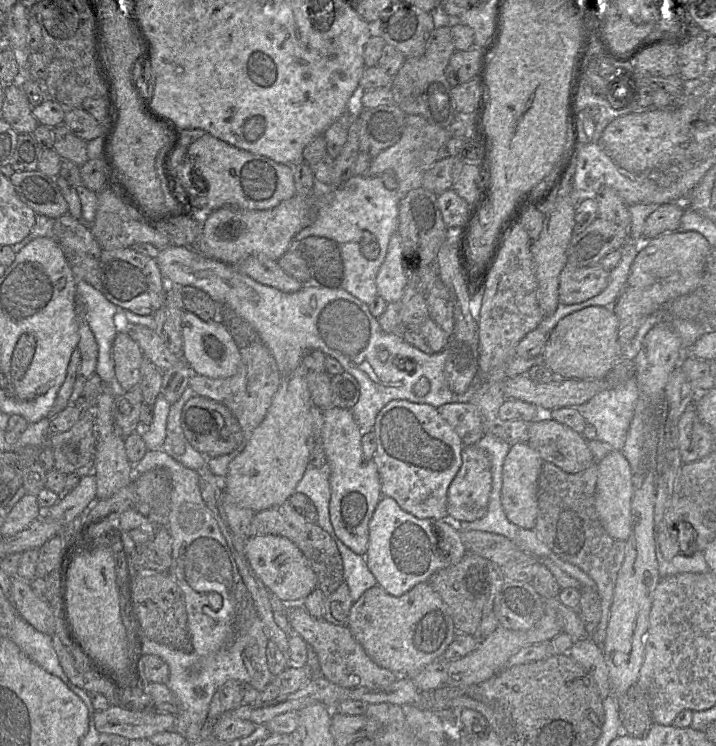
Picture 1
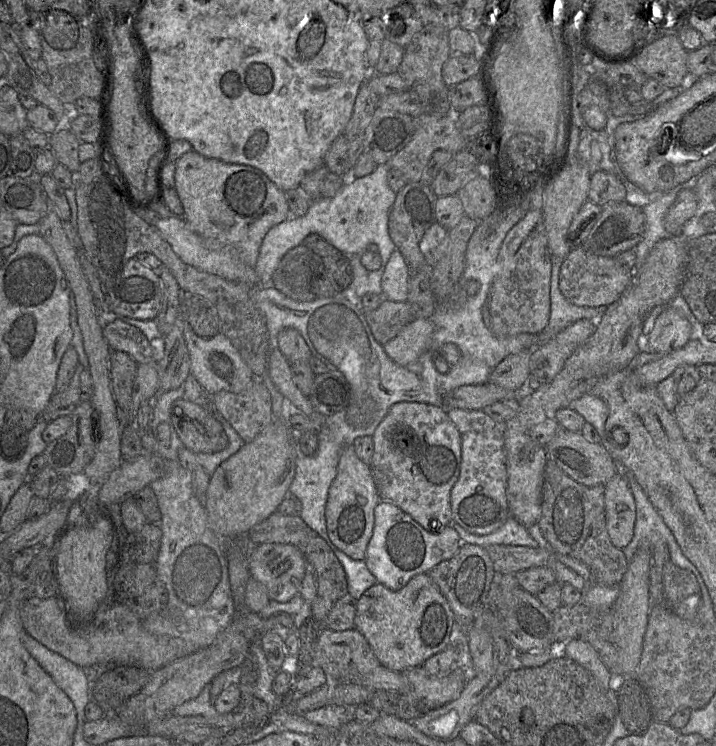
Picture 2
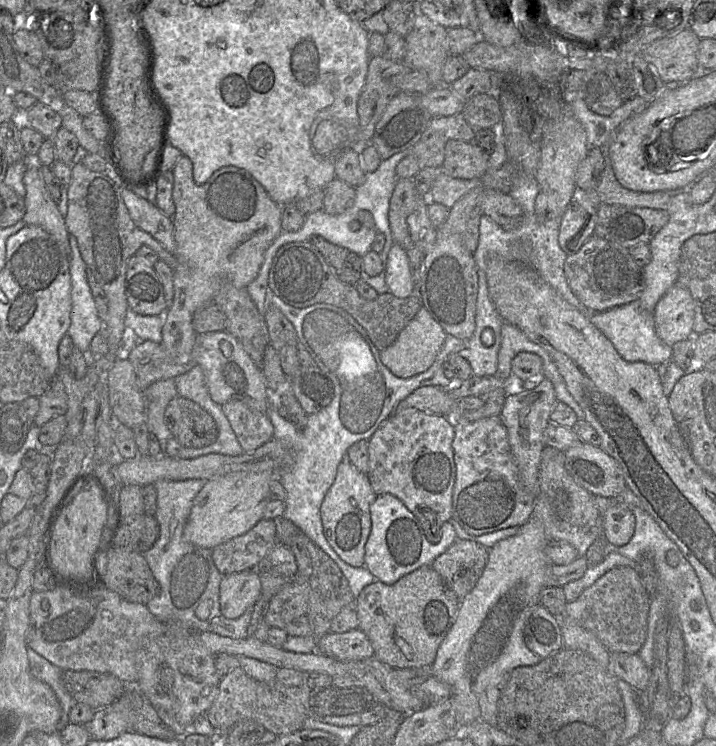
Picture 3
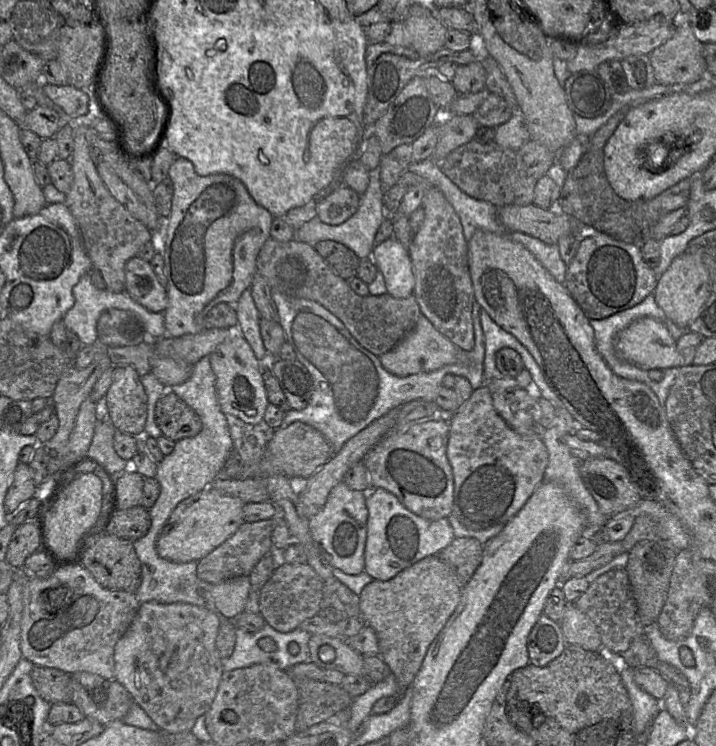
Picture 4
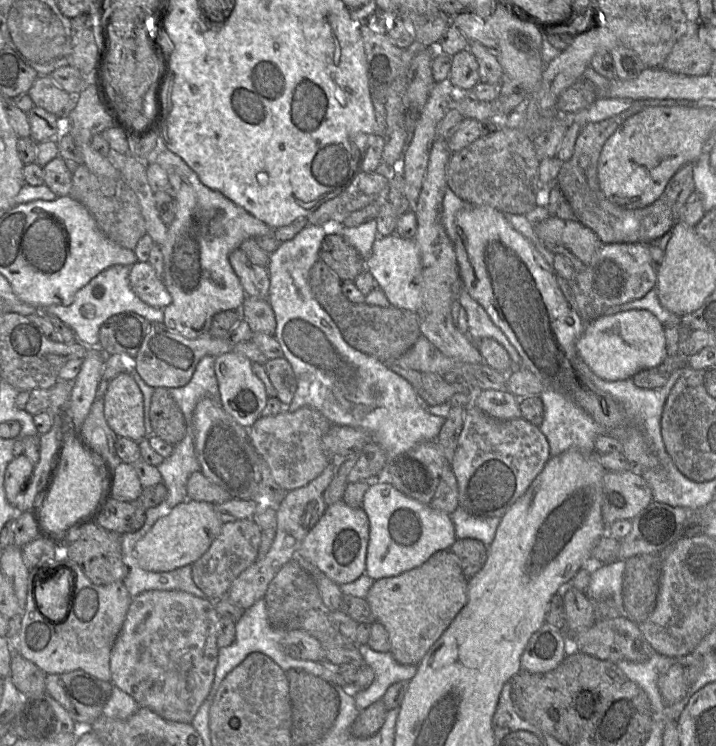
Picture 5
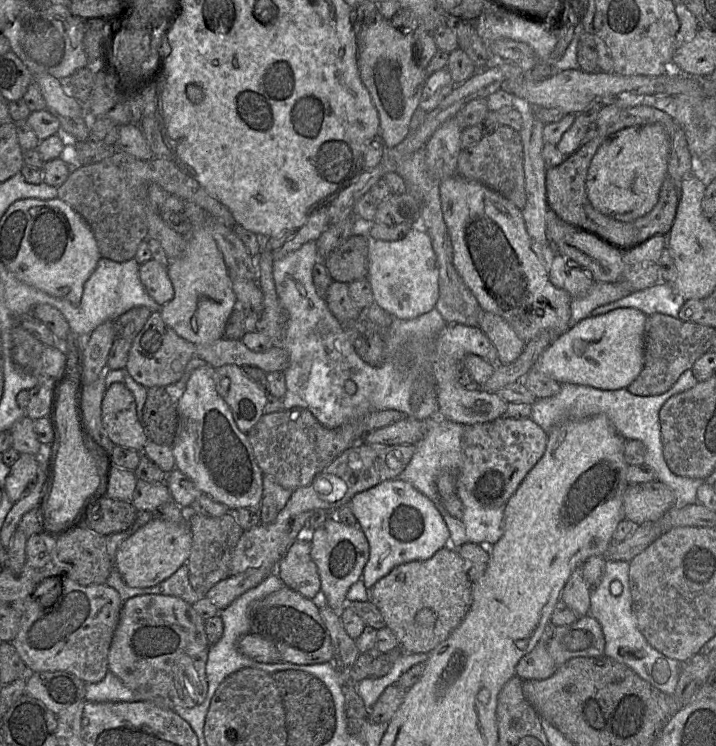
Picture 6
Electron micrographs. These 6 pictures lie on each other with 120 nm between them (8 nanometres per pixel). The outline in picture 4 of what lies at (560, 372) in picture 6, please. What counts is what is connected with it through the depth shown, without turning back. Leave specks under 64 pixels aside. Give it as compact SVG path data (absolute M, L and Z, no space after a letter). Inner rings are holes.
M651 317L639 318L623 329L615 350L620 358L647 371L682 366L676 340L663 322Z

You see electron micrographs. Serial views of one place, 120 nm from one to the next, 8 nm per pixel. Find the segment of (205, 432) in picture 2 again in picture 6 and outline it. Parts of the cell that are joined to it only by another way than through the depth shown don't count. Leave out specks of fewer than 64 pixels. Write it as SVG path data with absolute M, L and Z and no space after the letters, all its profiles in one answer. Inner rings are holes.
M153 386L147 389L143 421L149 441L158 445L172 445L178 427L176 405L164 387Z

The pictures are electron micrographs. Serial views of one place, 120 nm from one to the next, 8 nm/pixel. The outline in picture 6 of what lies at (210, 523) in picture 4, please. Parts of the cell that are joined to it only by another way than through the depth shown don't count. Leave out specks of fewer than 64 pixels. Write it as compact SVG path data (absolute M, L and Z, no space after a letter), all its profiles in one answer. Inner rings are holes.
M186 512L186 522L170 522L166 520L162 520L160 518L152 518L146 525L139 528L132 536L130 536L127 540L123 541L119 548L117 549L115 561L114 561L114 567L117 569L117 571L121 574L126 584L130 587L134 588L145 588L145 587L152 587L160 582L166 580L169 578L172 574L174 574L183 564L187 563L187 560L190 555L192 547L192 535L189 528L189 525L187 523L187 512Z

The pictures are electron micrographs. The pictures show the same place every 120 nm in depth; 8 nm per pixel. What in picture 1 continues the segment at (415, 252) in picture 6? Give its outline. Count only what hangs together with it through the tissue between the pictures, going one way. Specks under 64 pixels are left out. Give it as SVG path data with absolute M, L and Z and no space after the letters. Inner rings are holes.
M396 231L390 238L388 251L376 277L378 295L387 303L400 301L407 287L402 266L403 242Z

